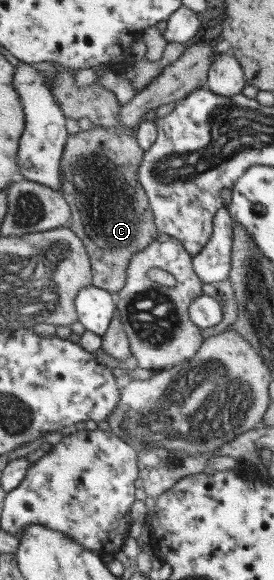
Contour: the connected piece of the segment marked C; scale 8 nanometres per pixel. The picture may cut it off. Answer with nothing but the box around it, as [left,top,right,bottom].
[62,126,160,294]

